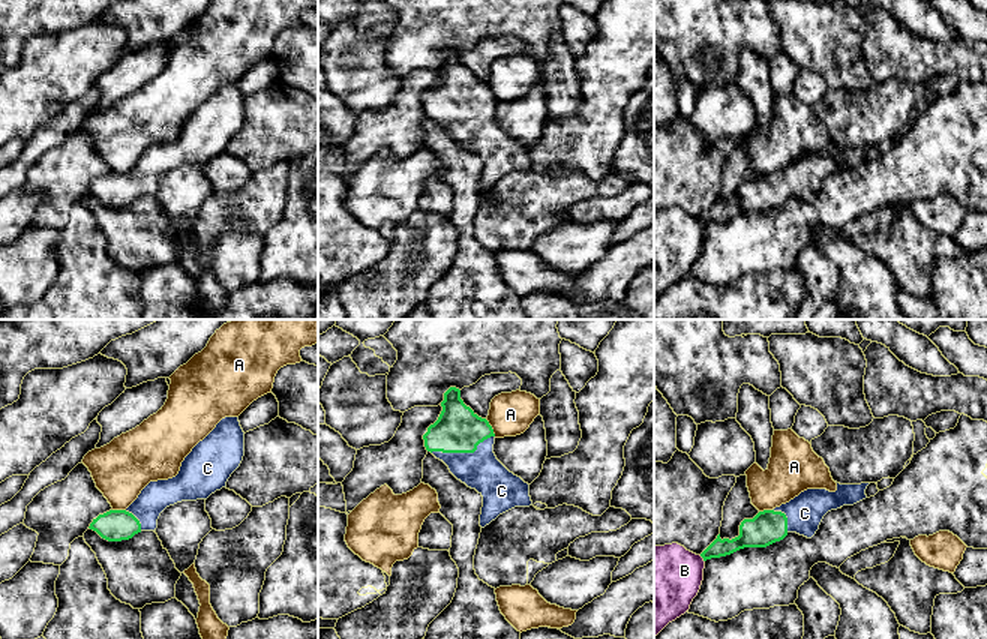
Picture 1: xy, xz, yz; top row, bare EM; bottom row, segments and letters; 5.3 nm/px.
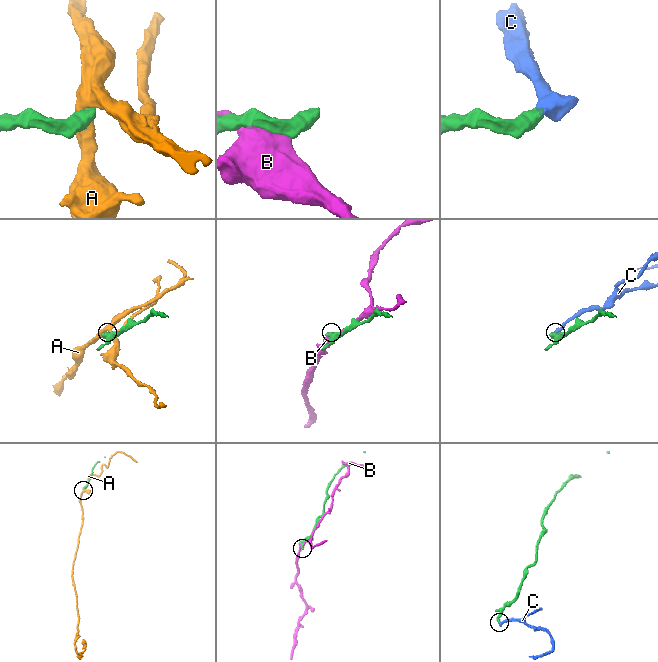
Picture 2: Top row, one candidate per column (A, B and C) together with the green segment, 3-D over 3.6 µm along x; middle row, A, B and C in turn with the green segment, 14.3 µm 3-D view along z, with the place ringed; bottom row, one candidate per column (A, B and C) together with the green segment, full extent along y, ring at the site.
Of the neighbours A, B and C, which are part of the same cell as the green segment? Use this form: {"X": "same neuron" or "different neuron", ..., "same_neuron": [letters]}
{"A": "different neuron", "B": "different neuron", "C": "same neuron", "same_neuron": ["C"]}

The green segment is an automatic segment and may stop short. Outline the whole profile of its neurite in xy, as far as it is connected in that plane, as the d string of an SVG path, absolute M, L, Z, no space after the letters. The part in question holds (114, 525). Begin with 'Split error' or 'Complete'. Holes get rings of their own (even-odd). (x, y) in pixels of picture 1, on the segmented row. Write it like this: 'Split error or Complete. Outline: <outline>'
Split error. Outline: M225 417L184 458L176 477L150 482L126 510L110 510L99 514L88 528L108 542L129 540L141 531L156 531L158 519L166 507L182 501L207 500L216 490L226 488L228 478L240 466L243 456L244 432L238 417Z

